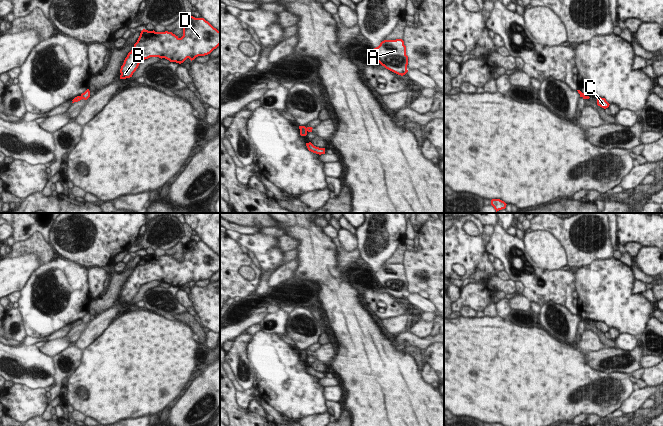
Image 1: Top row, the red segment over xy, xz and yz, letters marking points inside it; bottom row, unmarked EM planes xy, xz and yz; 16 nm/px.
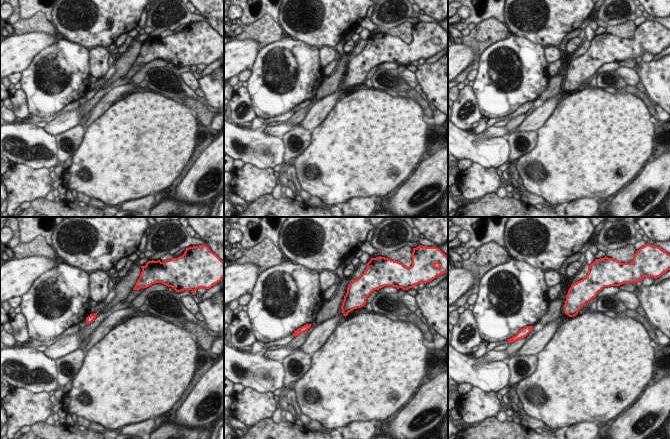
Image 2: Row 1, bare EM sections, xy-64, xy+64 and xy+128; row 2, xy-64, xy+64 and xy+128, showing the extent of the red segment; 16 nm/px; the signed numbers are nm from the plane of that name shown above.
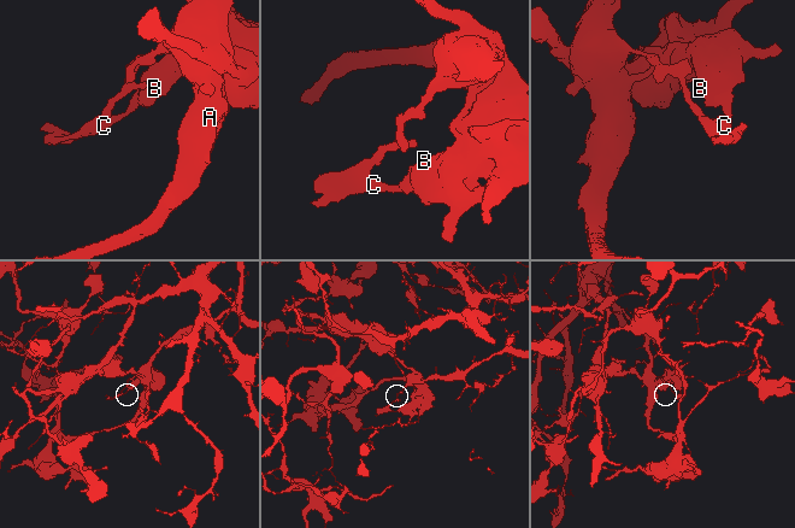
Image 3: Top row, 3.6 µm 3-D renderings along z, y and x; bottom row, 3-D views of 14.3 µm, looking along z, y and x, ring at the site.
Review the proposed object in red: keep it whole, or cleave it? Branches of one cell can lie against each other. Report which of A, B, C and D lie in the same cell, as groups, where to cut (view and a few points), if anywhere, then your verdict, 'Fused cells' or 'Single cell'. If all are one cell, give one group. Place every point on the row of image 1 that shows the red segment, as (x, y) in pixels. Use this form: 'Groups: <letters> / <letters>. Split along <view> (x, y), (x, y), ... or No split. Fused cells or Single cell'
Groups: A / B C D. Split along xy (81, 95), (83, 98). Fused cells.

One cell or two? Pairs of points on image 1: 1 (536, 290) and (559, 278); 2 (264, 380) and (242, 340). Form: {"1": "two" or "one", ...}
{"1": "one", "2": "two"}

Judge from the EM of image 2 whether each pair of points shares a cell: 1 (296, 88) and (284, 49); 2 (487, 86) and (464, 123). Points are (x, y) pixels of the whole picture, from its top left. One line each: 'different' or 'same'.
1: same
2: different

